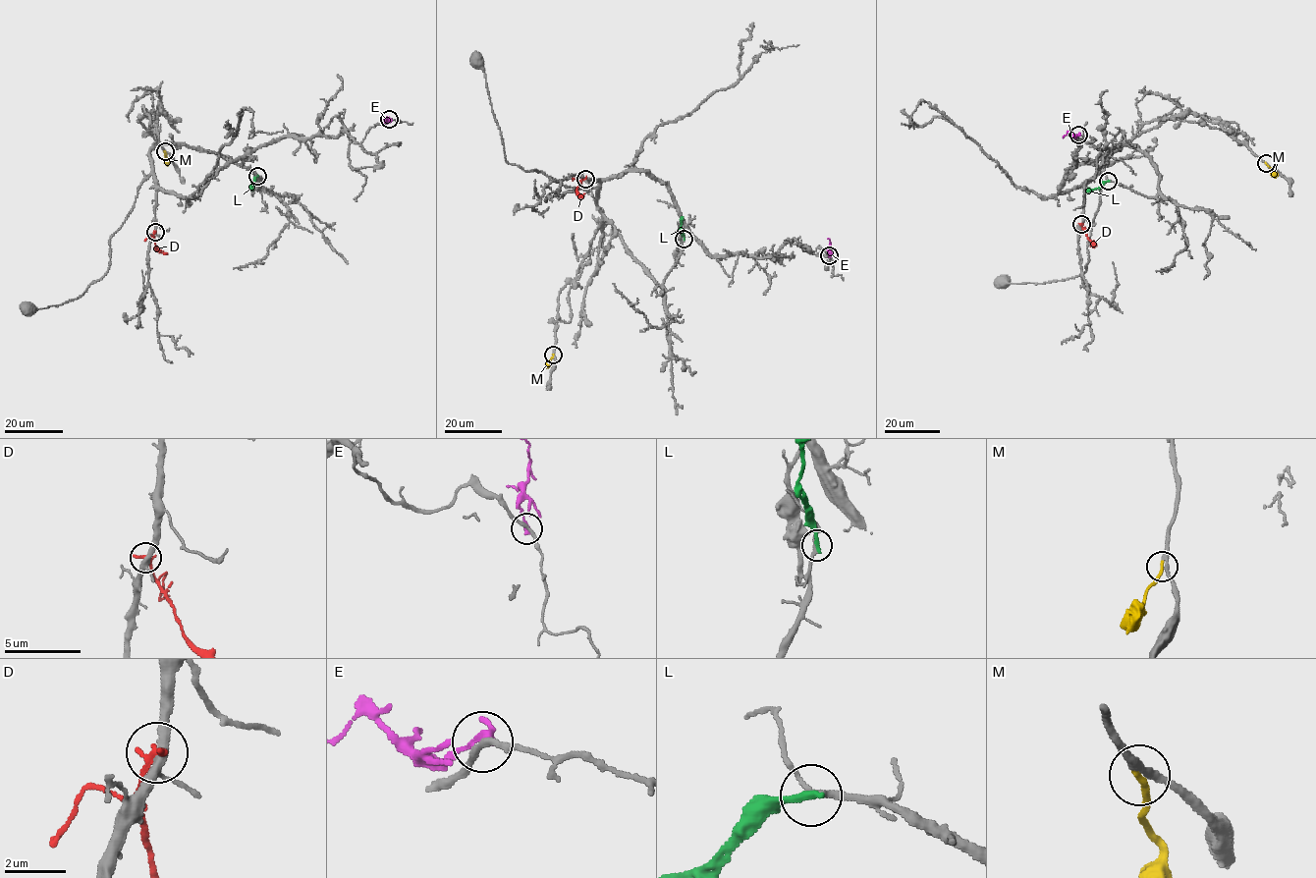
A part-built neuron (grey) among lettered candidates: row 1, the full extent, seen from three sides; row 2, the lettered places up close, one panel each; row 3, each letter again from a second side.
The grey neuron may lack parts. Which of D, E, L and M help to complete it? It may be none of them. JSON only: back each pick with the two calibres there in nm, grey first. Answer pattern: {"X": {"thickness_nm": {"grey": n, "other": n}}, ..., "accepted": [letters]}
{"M": {"thickness_nm": {"grey": 220, "other": 240}}, "accepted": ["M"]}

